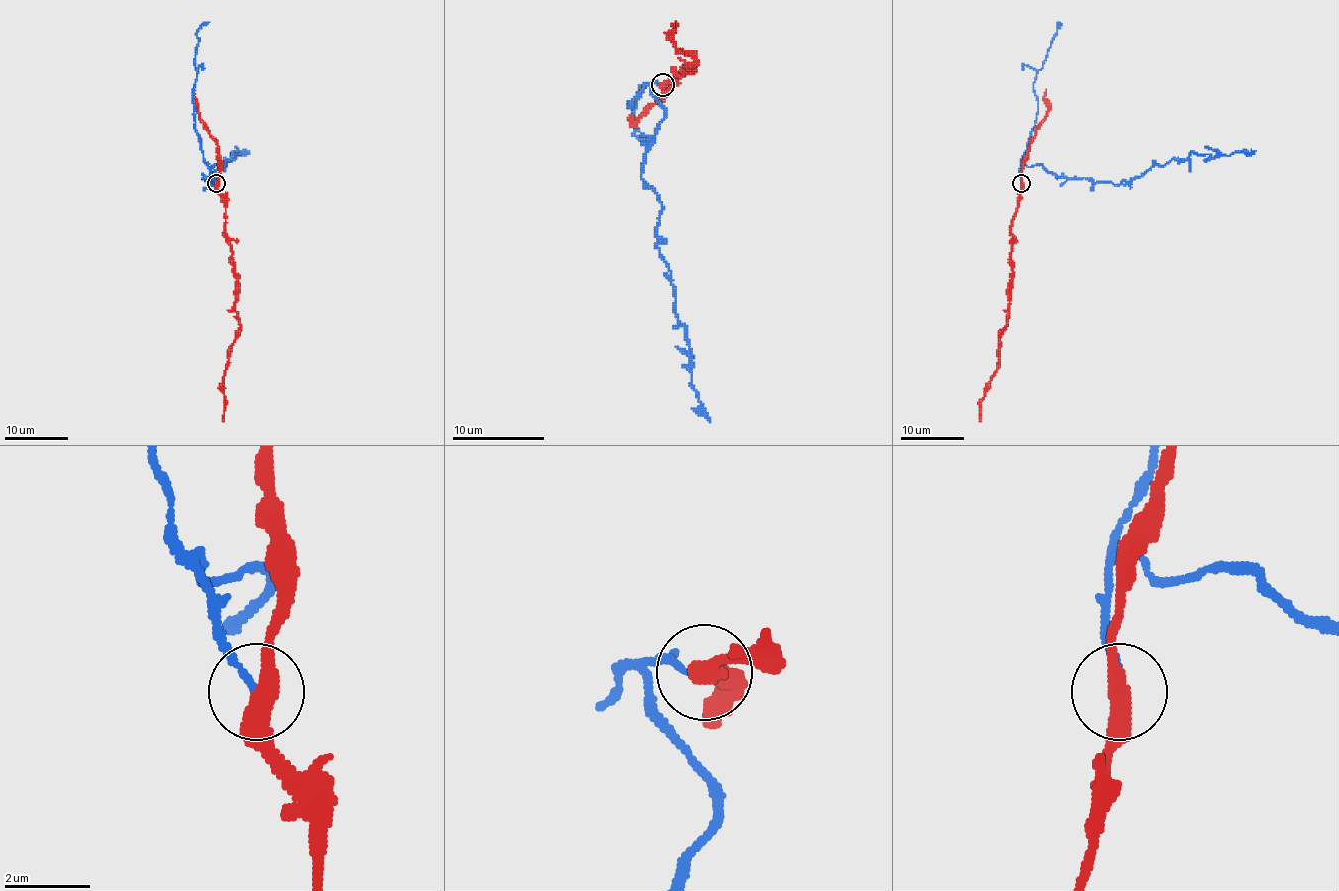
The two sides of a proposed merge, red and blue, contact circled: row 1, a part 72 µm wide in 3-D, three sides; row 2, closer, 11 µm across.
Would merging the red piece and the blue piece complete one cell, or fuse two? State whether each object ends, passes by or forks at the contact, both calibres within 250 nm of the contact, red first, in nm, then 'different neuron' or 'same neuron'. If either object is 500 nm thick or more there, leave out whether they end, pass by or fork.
red passes by; blue ends there; 400 nm thick on the red side, 140 nm on the other; different neuron

